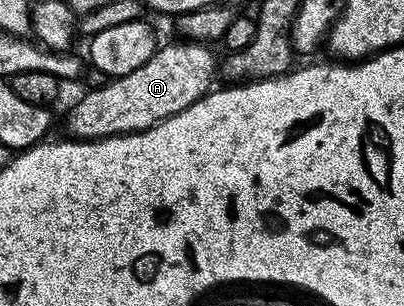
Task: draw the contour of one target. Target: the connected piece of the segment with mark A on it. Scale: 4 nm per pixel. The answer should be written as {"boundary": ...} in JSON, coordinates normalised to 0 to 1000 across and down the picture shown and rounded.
{"boundary":[[[441,137],[386,154],[384,173],[371,183],[339,229],[314,248],[267,258],[260,281],[208,297],[205,330],[176,353],[166,379],[166,418],[188,458],[248,458],[262,444],[300,444],[307,431],[354,431],[364,418],[389,412],[428,373],[478,346],[498,317],[525,297],[522,258],[537,248],[537,196],[522,173],[525,160],[507,144],[480,137]]]}

